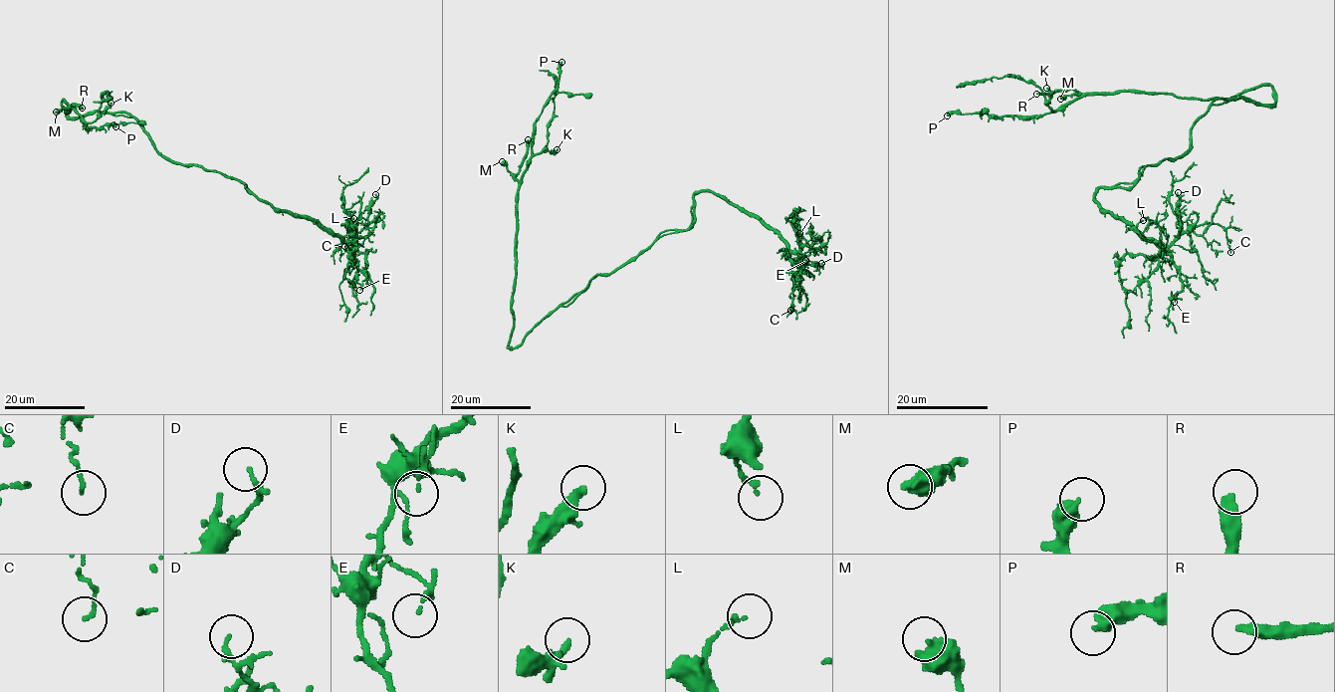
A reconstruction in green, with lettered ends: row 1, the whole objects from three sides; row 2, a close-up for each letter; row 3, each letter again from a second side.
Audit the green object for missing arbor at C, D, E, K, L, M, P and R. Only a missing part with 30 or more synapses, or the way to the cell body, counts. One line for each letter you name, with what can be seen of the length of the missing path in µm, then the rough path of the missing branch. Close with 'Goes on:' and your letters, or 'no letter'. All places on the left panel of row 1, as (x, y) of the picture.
R: missing 35 µm; course (82, 108), (76, 125), (82, 134), (70, 127), (48, 123), (42, 112)
Goes on: R

